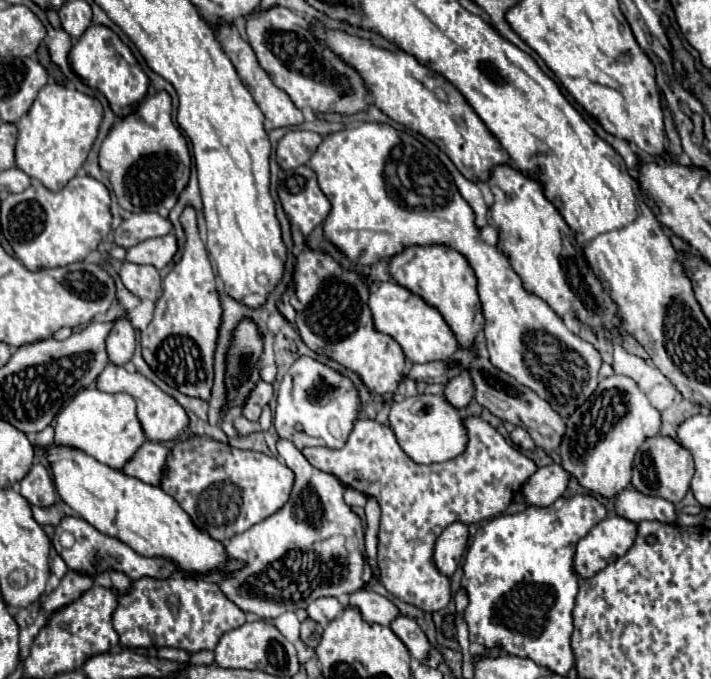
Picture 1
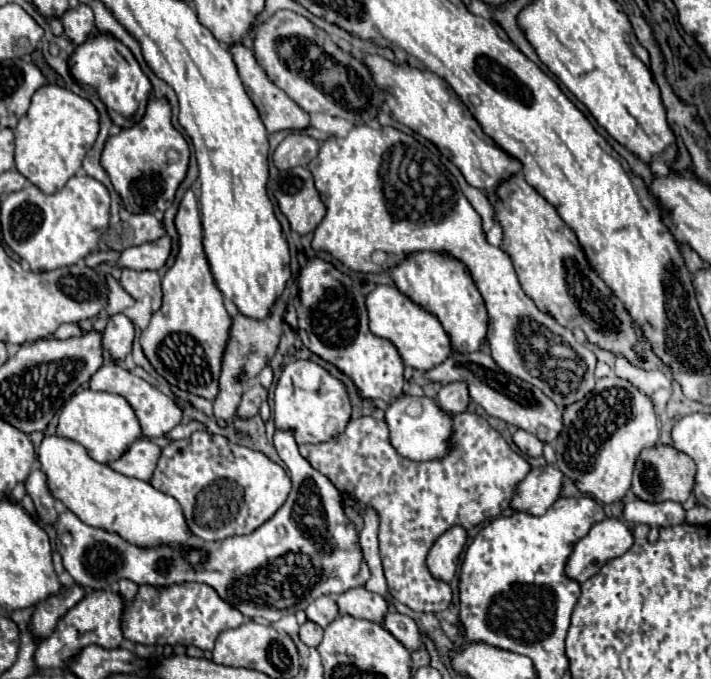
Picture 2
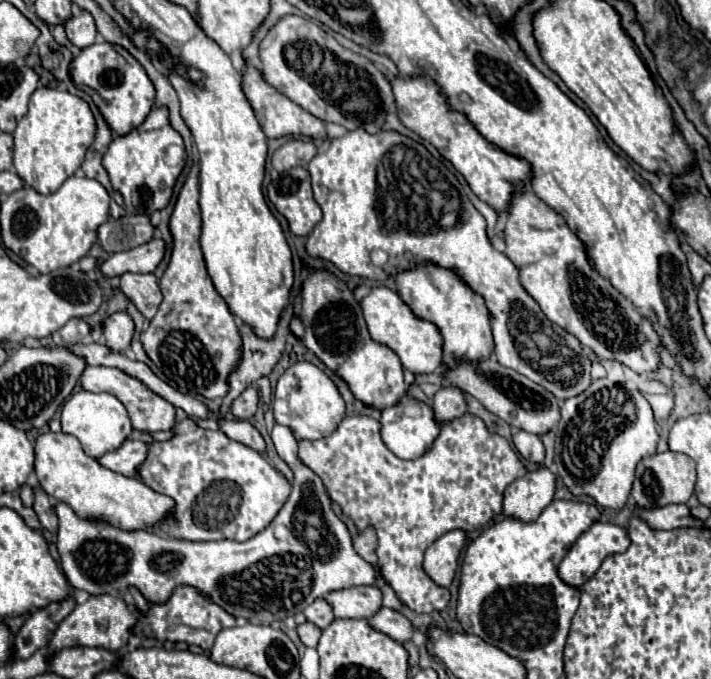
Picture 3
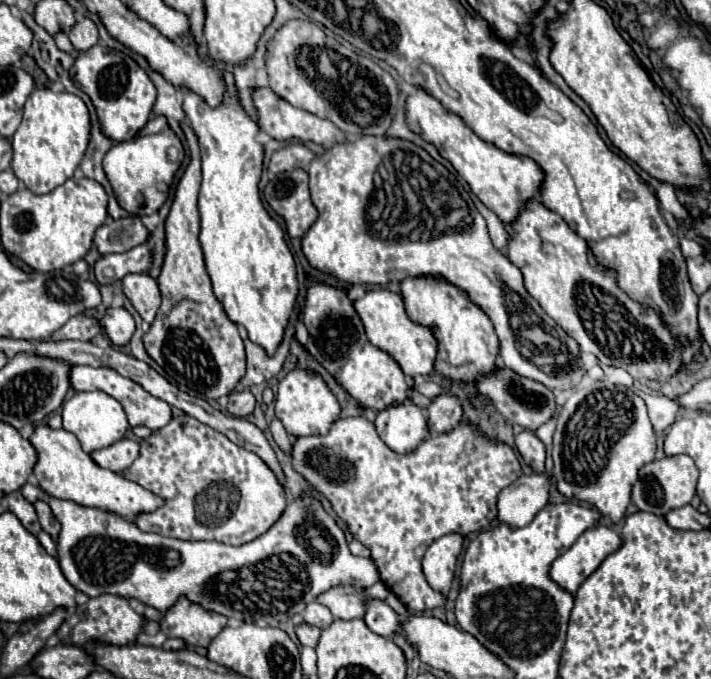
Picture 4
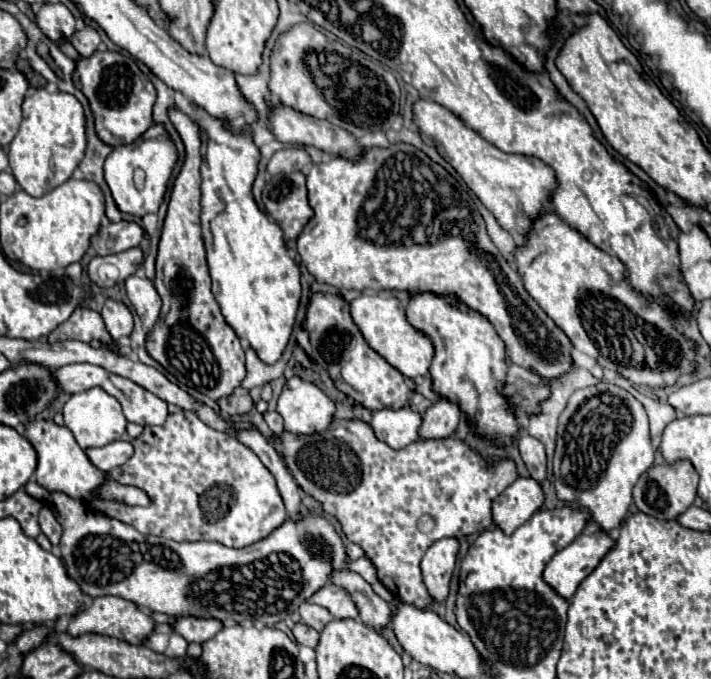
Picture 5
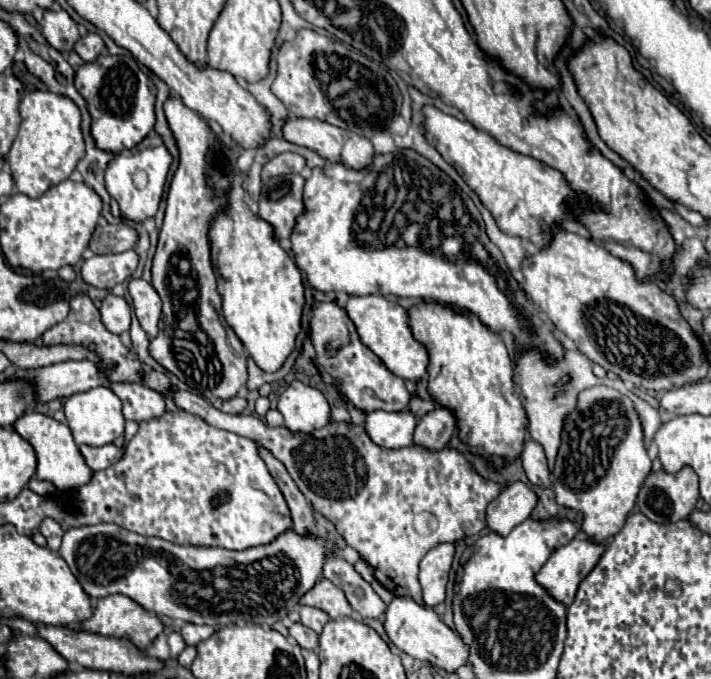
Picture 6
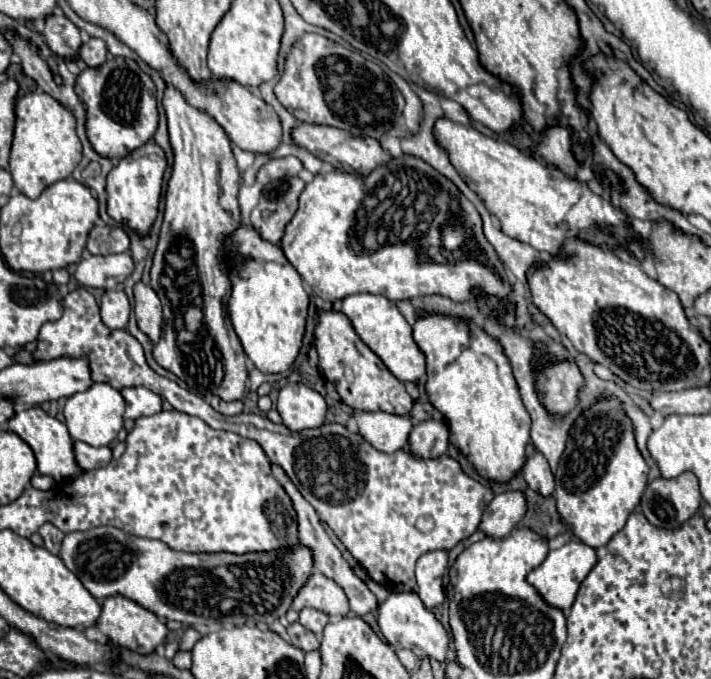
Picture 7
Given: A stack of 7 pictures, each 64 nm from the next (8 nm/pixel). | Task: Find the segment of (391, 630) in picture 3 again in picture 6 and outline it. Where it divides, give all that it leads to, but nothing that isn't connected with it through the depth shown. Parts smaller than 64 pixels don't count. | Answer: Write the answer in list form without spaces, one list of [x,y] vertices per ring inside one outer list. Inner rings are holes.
[[[338,550],[326,556],[322,576],[344,590],[358,618],[380,618],[382,612],[386,610],[386,604],[380,600],[380,596],[370,588],[370,584],[362,576],[358,576],[354,566],[348,564],[338,554]]]

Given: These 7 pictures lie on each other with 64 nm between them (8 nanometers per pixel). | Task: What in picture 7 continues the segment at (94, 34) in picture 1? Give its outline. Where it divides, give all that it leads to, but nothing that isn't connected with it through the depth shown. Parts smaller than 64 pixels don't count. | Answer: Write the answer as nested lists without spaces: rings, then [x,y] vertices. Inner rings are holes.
[[[106,60],[102,68],[86,68],[76,80],[76,94],[86,106],[86,134],[96,154],[122,160],[154,138],[158,130],[156,86],[134,60]]]

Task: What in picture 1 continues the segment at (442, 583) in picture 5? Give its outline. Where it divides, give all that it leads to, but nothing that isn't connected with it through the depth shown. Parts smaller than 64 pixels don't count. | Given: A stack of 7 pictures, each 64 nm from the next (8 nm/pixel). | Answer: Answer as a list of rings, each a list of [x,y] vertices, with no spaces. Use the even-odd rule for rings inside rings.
[[[462,522],[450,524],[440,538],[436,540],[434,548],[434,564],[444,576],[452,576],[458,568],[458,562],[466,550],[468,544],[468,526]]]

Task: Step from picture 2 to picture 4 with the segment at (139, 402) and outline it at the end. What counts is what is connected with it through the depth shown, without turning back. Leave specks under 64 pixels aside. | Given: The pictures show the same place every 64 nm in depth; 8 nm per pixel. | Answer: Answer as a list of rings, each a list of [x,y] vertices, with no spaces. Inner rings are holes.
[[[74,366],[70,368],[70,386],[76,390],[76,392],[82,392],[82,390],[102,390],[106,394],[110,394],[112,398],[116,398],[126,416],[128,416],[128,422],[130,426],[148,426],[150,430],[158,430],[162,426],[166,426],[172,418],[172,412],[170,412],[170,406],[164,402],[164,400],[158,400],[156,396],[152,396],[150,392],[146,392],[140,384],[136,384],[134,380],[130,378],[124,378],[120,376],[118,372],[114,372],[112,368],[94,368],[94,366]]]

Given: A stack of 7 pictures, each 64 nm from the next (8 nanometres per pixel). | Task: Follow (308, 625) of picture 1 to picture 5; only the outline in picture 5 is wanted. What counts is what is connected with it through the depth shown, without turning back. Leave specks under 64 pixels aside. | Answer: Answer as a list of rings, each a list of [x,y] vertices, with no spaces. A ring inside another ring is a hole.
[[[294,624],[292,634],[294,634],[294,638],[296,638],[298,644],[302,644],[302,646],[310,646],[310,648],[316,648],[318,638],[320,638],[320,634],[318,634],[314,628],[306,626],[306,624]]]

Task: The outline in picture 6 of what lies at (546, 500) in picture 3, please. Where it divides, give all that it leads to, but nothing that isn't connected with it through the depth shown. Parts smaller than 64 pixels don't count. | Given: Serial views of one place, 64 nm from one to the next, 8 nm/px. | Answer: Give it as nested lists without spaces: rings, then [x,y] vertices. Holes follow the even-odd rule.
[[[514,482],[506,490],[502,490],[496,500],[488,504],[486,526],[488,530],[500,536],[508,536],[514,526],[522,524],[530,516],[534,506],[536,506],[534,490],[524,482]]]

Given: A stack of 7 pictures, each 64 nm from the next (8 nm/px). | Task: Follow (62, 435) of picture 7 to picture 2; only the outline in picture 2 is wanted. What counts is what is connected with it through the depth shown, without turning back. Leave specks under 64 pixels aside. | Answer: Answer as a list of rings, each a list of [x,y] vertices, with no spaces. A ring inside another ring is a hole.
[[[56,434],[44,436],[38,448],[38,460],[40,470],[46,474],[50,494],[62,500],[64,506],[70,508],[82,522],[116,532],[138,546],[186,546],[190,534],[180,504],[172,496],[154,490],[148,482],[114,472],[110,466],[92,460],[78,442]]]

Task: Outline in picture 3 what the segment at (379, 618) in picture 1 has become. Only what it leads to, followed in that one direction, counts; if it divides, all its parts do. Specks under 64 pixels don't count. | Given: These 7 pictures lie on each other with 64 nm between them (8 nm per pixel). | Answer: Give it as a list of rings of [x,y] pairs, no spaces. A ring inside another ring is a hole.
[[[376,586],[342,588],[324,596],[336,618],[370,618],[382,606],[382,592]]]

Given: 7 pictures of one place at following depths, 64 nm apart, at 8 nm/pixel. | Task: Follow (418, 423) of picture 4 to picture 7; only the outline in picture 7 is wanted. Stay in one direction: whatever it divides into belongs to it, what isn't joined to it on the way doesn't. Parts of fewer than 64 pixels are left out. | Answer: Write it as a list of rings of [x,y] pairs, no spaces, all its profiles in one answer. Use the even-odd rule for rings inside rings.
[[[354,412],[352,416],[358,422],[360,436],[376,450],[392,454],[408,446],[408,434],[412,430],[408,418],[386,412]]]

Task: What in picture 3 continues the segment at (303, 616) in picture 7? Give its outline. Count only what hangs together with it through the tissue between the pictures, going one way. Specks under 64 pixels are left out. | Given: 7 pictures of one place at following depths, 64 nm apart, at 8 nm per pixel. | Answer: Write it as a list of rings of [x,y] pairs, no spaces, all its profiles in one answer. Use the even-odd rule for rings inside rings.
[[[324,598],[314,600],[314,602],[304,610],[304,616],[306,616],[308,622],[316,624],[316,626],[322,628],[322,630],[324,630],[326,626],[330,626],[330,622],[334,620],[332,608],[330,608],[330,604],[328,604]]]

